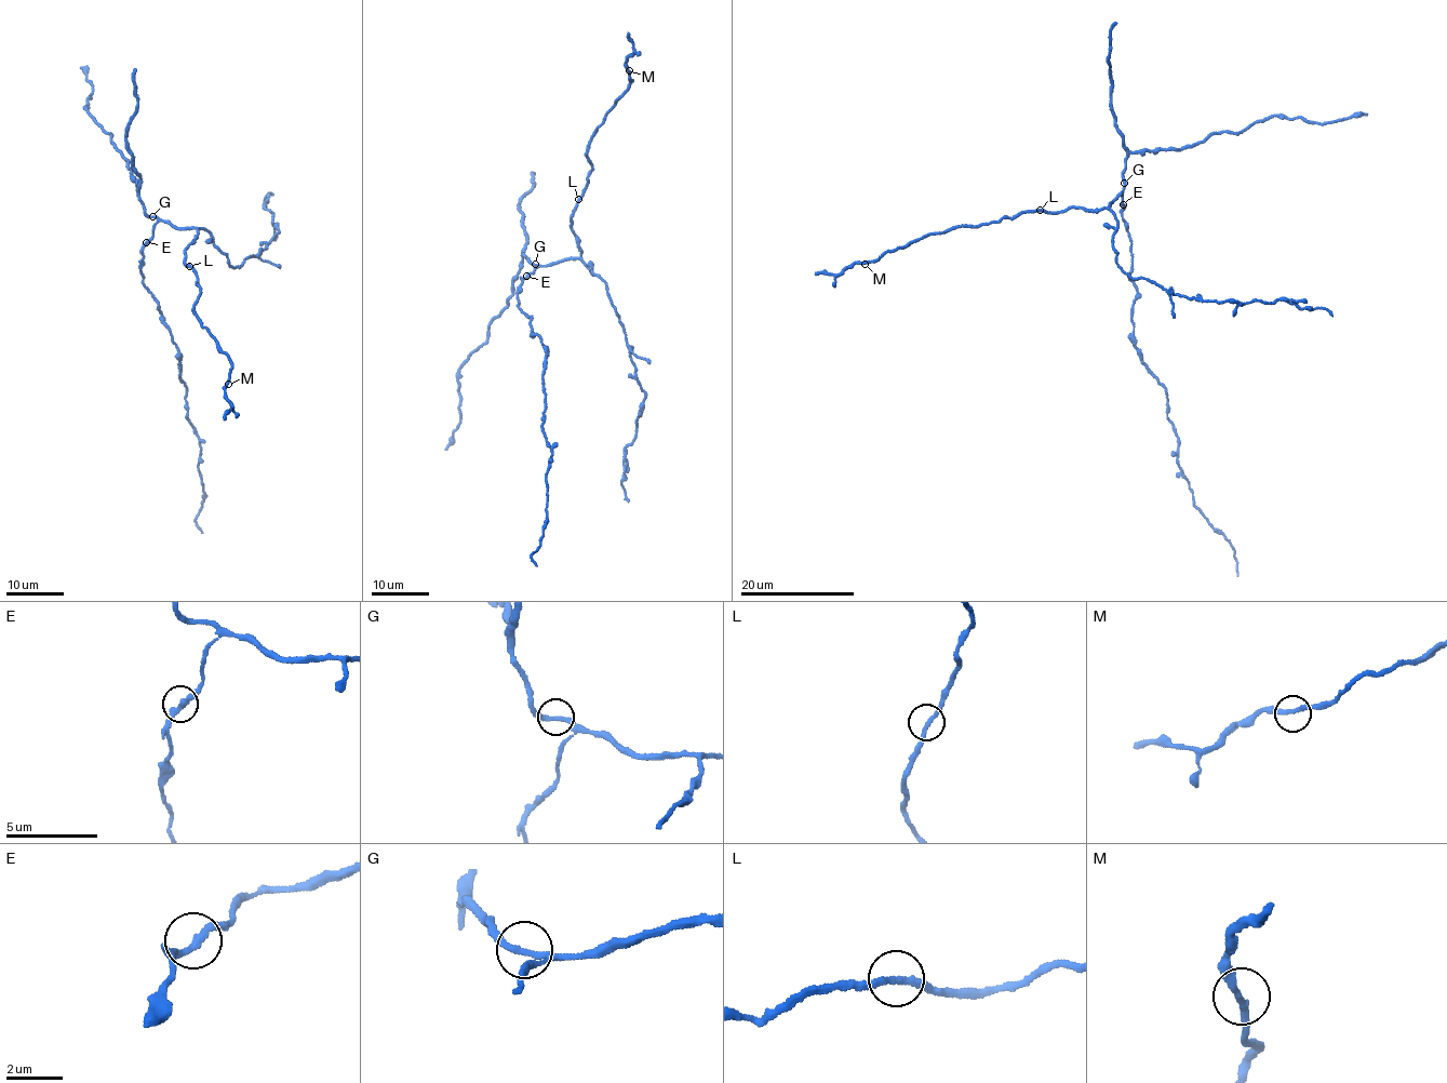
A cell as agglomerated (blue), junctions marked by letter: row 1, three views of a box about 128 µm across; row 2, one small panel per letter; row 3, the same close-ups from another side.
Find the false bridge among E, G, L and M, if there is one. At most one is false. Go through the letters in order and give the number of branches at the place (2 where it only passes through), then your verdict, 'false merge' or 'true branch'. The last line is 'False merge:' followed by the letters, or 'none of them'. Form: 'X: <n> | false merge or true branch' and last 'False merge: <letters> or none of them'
E: 2 | true branch
G: 2 | true branch
L: 2 | true branch
M: 2 | true branch
False merge: none of them

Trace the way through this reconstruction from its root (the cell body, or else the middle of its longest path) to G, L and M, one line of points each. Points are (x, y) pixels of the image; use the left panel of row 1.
G: (142, 259), (142, 248), (153, 235), (157, 218), (152, 216)
L: (142, 259), (142, 248), (153, 235), (153, 226), (169, 222), (198, 231), (185, 251), (185, 264), (189, 266)
M: (142, 259), (142, 248), (159, 221), (197, 229), (184, 258), (200, 288), (192, 313), (229, 358), (228, 384)

